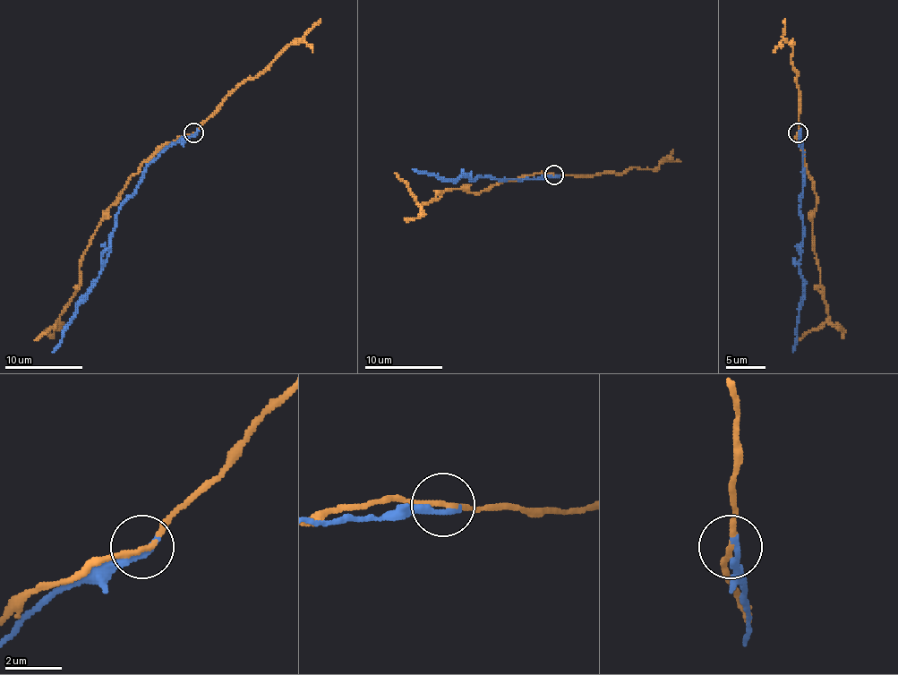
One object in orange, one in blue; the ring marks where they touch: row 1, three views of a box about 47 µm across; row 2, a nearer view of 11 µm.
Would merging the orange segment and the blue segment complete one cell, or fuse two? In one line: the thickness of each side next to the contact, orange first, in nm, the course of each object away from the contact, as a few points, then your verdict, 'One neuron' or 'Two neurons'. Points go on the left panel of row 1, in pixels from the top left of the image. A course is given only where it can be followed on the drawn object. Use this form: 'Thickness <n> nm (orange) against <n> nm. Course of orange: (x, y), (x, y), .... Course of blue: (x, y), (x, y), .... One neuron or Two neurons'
Thickness 170 nm (orange) against 280 nm. Course of orange: (192, 132), (161, 144), (130, 177), (87, 248), (80, 268), (80, 287), (60, 319), (34, 340). Course of blue: (195, 132), (171, 142), (146, 167), (136, 192), (116, 215), (105, 266), (77, 307), (62, 342), (52, 352). Two neurons

